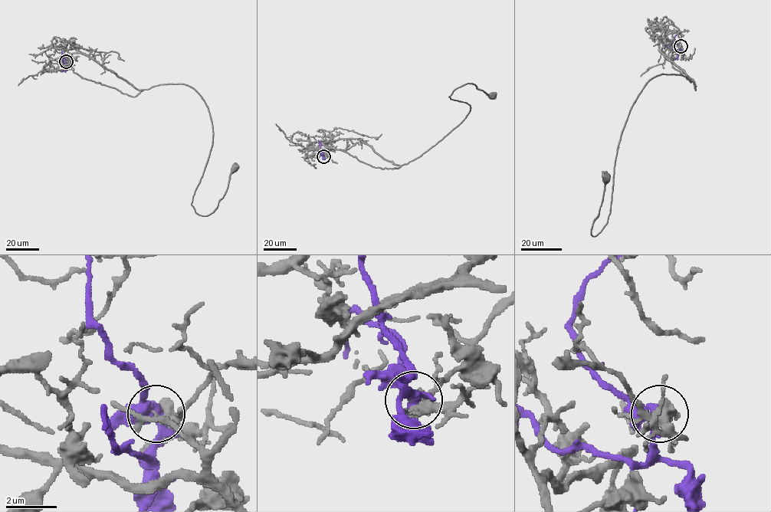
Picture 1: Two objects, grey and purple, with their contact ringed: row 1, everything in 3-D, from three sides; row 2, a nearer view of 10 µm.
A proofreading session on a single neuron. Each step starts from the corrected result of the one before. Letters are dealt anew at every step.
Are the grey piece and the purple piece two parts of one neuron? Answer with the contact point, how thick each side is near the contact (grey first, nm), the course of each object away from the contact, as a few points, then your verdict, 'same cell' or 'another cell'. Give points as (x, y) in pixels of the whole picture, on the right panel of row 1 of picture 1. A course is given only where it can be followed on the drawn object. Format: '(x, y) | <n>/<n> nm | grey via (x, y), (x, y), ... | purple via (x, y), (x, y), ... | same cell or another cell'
(680, 46) | 190/300 nm | grey via (680, 46), (668, 44), (672, 66), (695, 90), (659, 74), (639, 93), (607, 223), (593, 236), (606, 177) | purple via (680, 46), (679, 50), (673, 49), (661, 40) | another cell

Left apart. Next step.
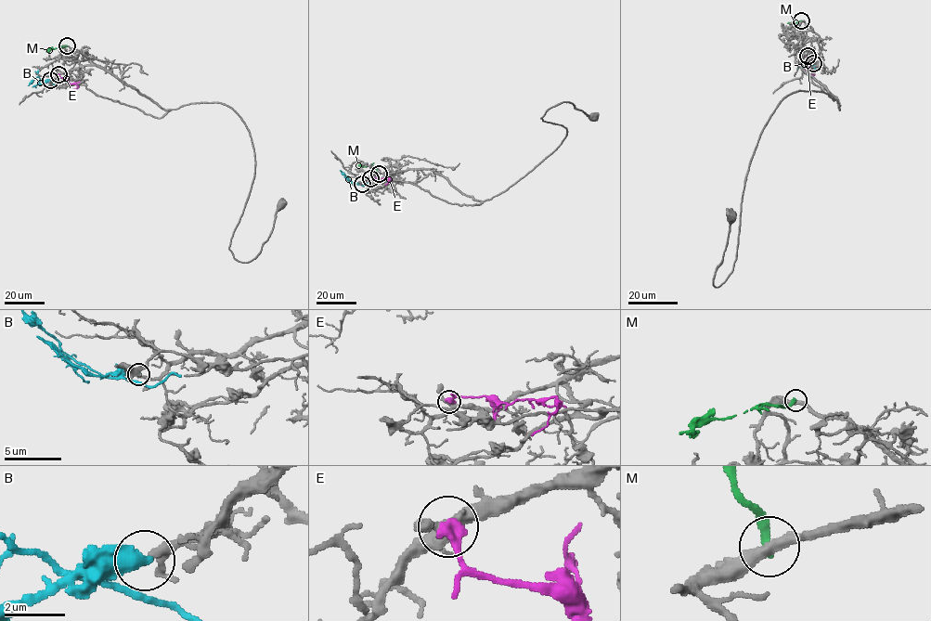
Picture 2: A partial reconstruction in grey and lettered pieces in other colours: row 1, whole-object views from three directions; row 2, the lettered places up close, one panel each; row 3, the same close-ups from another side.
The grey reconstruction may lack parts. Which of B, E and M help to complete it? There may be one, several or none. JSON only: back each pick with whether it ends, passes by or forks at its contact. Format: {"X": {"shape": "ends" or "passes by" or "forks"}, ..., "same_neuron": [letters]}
{"B": {"shape": "ends"}, "same_neuron": ["B"]}

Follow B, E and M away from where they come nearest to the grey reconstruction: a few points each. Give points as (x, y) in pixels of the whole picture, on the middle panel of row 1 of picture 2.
B: (362, 184), (350, 180), (340, 170)
E: (370, 178), (389, 178), (385, 185)
M: (379, 174), (374, 167), (357, 165)

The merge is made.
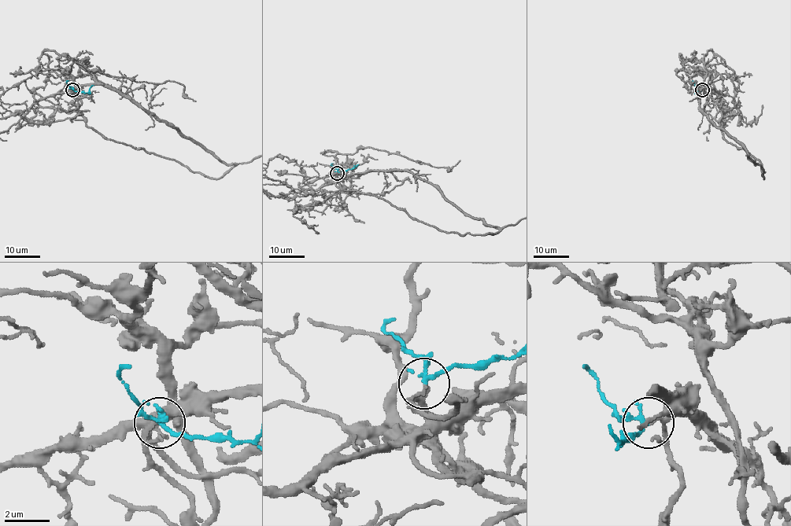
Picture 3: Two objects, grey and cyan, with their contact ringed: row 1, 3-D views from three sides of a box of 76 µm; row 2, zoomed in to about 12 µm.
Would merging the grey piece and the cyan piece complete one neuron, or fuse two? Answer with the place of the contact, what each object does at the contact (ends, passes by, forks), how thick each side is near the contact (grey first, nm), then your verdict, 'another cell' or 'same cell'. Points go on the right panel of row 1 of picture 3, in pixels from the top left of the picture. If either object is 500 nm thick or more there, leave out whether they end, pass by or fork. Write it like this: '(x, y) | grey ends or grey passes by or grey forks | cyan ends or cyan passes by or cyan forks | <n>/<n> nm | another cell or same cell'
(702, 90) | grey passes by | cyan forks | 140/140 nm | same cell

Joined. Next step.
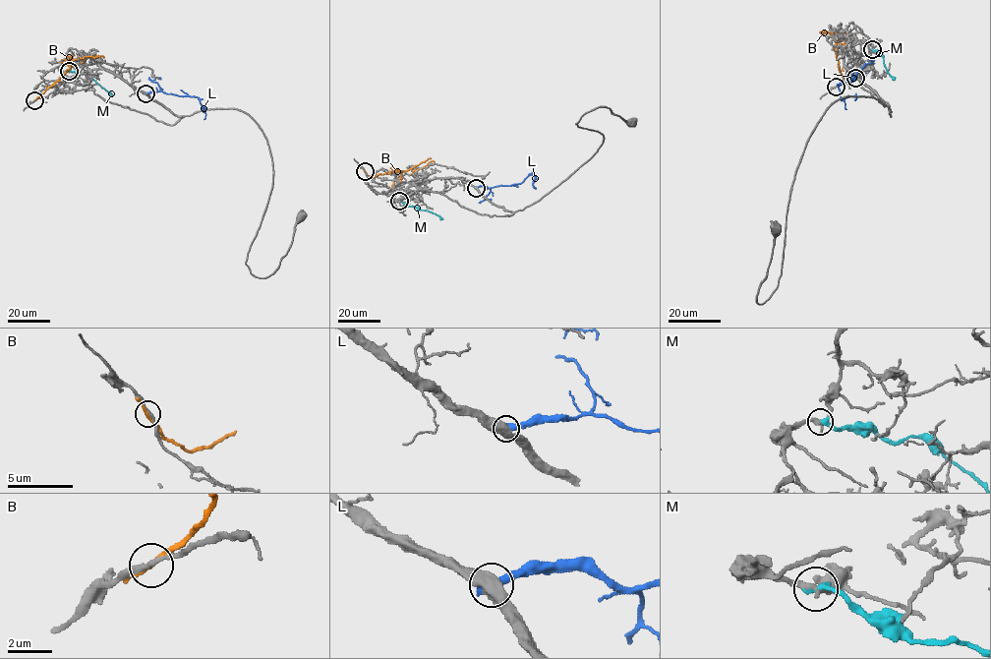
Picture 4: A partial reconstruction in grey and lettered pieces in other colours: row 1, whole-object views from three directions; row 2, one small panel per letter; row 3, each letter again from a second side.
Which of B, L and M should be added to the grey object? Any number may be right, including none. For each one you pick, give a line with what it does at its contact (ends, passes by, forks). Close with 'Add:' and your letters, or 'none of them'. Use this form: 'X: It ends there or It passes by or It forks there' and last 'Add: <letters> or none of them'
M: It ends there
Add: M

